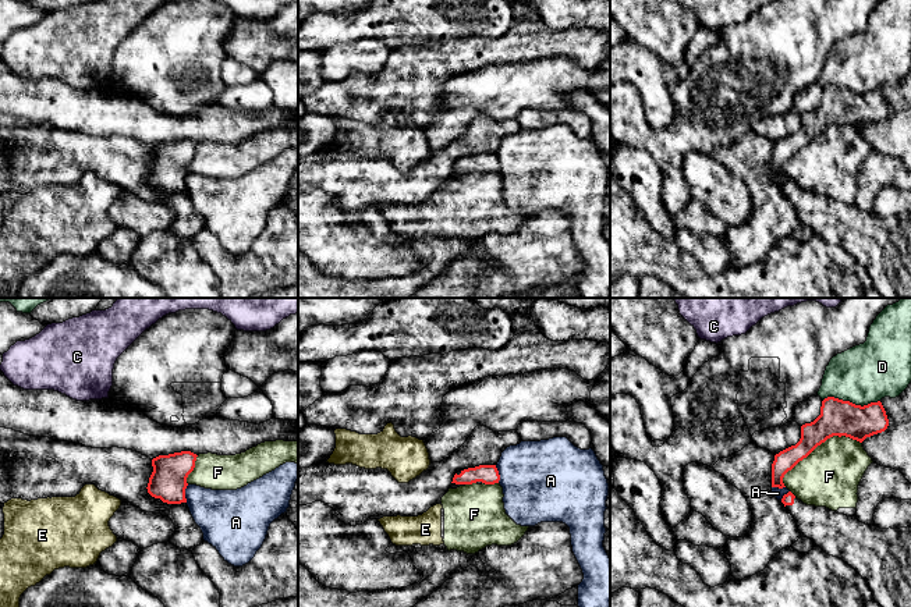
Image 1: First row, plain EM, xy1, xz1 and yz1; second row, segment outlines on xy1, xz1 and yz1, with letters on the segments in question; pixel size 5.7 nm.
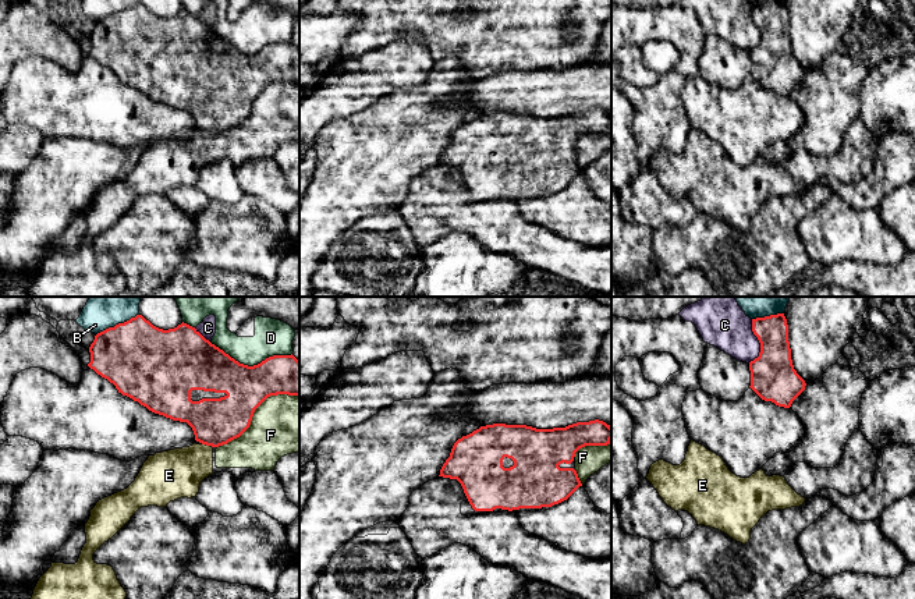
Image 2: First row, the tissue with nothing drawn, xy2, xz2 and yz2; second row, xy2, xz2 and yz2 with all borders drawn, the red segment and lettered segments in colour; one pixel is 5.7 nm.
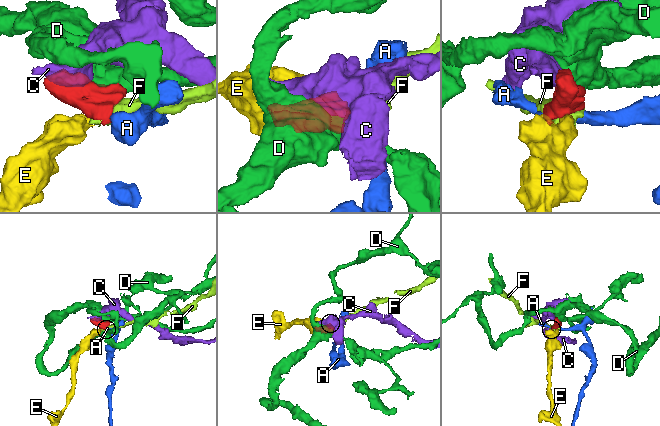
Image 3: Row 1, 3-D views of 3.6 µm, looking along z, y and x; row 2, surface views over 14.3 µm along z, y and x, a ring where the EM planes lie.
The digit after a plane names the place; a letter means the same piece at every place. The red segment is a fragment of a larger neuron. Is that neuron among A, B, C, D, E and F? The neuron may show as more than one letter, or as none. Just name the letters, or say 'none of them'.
none of them

